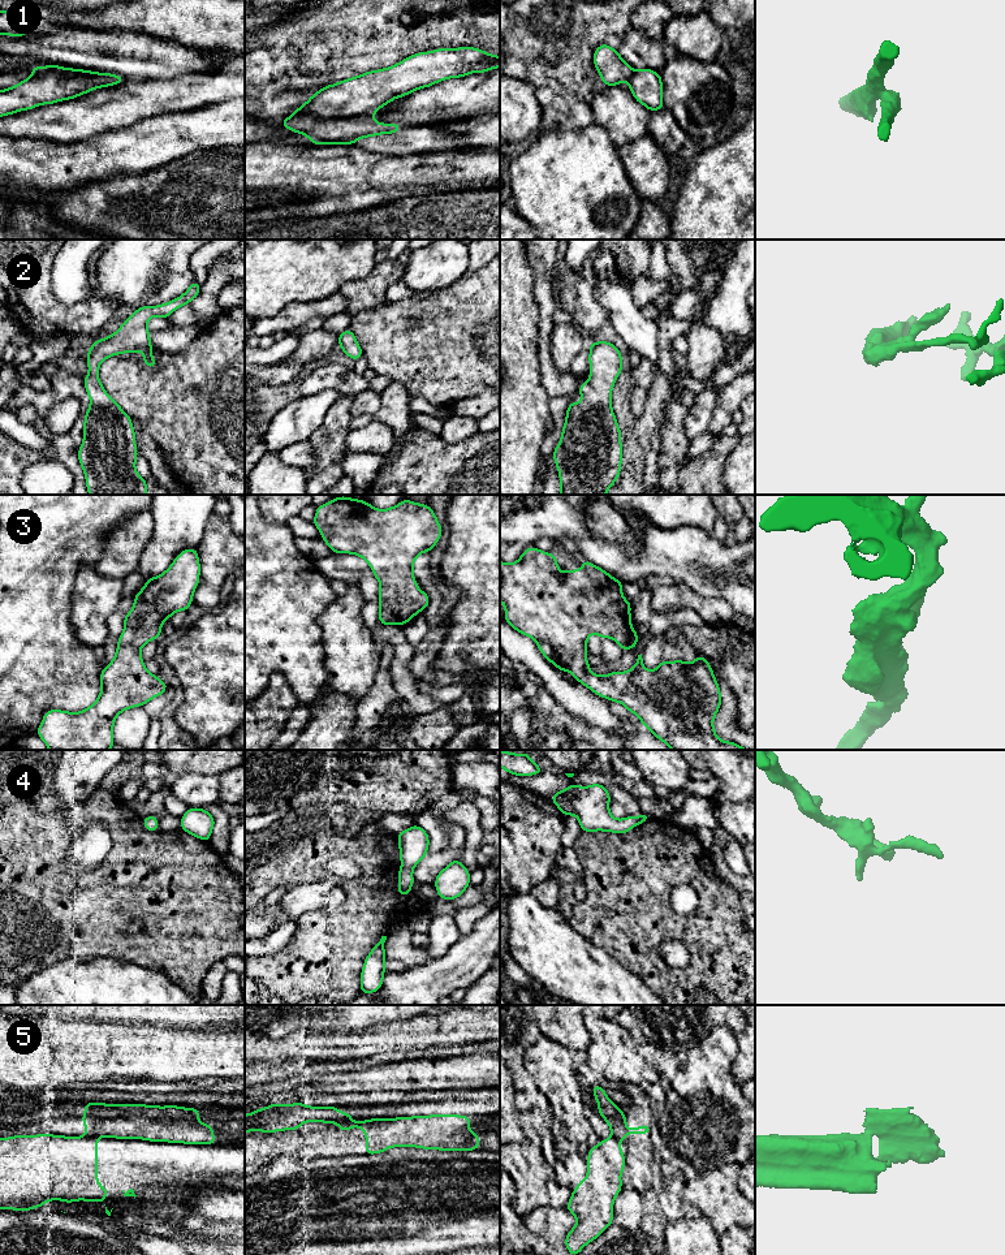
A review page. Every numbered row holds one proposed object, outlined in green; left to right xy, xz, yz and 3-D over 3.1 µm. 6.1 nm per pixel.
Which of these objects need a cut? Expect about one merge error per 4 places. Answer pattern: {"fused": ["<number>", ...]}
{"fused": ["1", "5"]}

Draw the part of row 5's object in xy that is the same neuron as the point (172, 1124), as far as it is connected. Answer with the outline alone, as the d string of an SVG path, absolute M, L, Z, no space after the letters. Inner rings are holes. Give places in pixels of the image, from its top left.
M85 1103L82 1116L87 1138L215 1146L212 1126L198 1120L198 1108L145 1104Z

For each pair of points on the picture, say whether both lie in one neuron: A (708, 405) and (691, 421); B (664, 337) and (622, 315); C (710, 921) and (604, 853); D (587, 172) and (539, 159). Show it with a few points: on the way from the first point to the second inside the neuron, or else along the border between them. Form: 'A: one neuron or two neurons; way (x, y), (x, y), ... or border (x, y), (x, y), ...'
A: one neuron; way (704, 409), (695, 418)
B: two neurons; border (655, 320), (659, 341), (656, 365)
C: one neuron; way (682, 923), (671, 923), (628, 880)
D: one neuron; way (574, 172), (548, 172)

